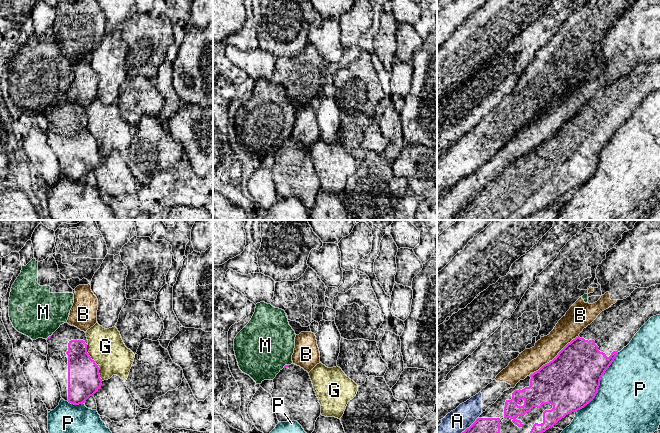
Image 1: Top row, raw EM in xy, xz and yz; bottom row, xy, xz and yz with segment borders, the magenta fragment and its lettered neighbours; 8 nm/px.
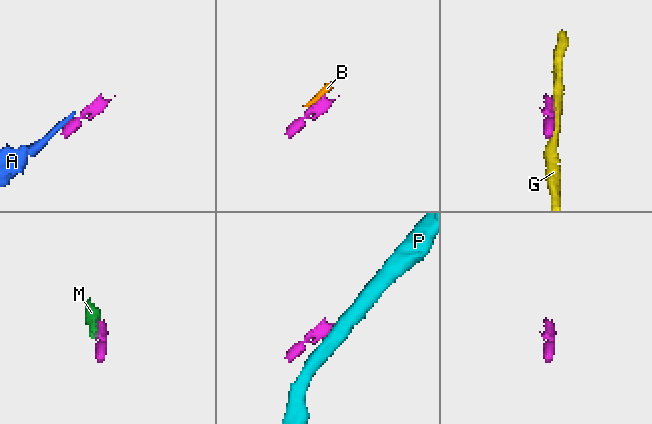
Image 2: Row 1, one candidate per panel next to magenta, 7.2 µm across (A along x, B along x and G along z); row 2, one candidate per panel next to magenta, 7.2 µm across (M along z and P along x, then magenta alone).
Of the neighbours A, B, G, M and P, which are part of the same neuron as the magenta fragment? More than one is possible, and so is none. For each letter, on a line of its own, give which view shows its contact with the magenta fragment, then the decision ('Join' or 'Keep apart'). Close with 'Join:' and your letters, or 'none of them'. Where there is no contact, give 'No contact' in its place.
A: Touches magenta in yz. Keep apart
B: Touches magenta in yz. Keep apart
G: Touches magenta in xy. Keep apart
M: Touches magenta in xy. Keep apart
P: Touches magenta in yz. Keep apart
Join: none of them

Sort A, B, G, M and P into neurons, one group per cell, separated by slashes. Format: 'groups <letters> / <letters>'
groups A B / G / M / P

